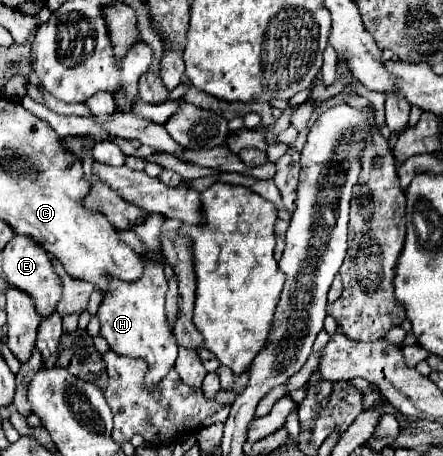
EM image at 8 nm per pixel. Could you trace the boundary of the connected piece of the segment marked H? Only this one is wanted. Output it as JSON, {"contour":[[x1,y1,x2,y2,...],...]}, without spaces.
{"contour":[[145,259,145,273,135,283,125,283,119,279,111,281,111,289,103,293,103,303,99,307,101,335,107,339,109,347,121,355,143,359,149,367,145,375,145,389,157,387,177,359,177,339,167,321,165,313,165,295,167,295,167,279,163,273,163,263]]}

